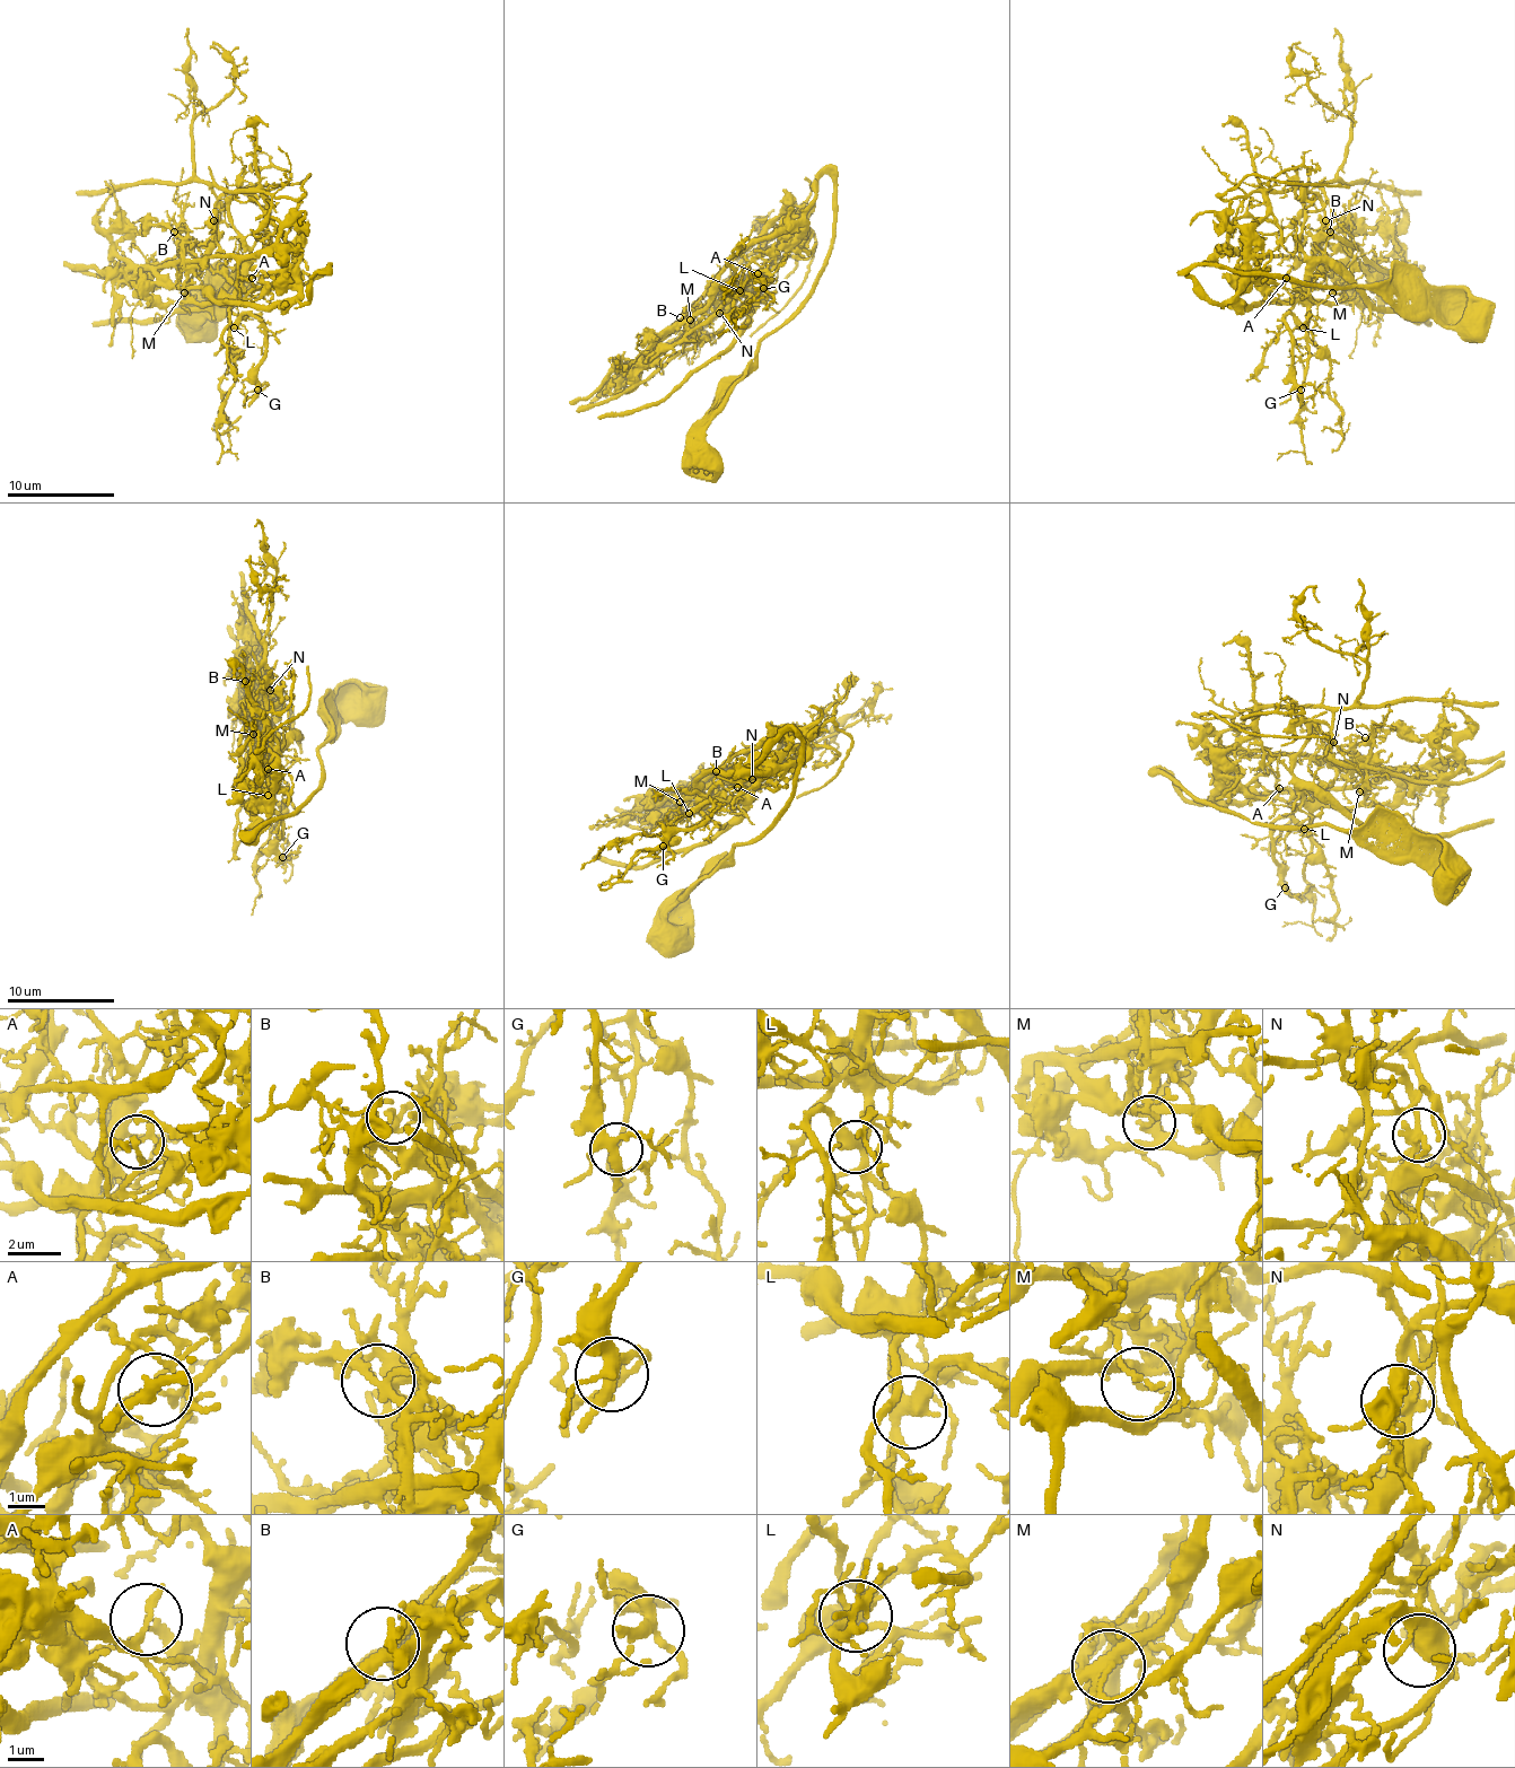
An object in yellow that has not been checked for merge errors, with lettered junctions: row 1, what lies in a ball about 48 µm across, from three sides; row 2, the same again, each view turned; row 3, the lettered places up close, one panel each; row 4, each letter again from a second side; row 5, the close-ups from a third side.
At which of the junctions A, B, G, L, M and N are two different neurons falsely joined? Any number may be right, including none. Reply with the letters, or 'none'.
A, M, N

